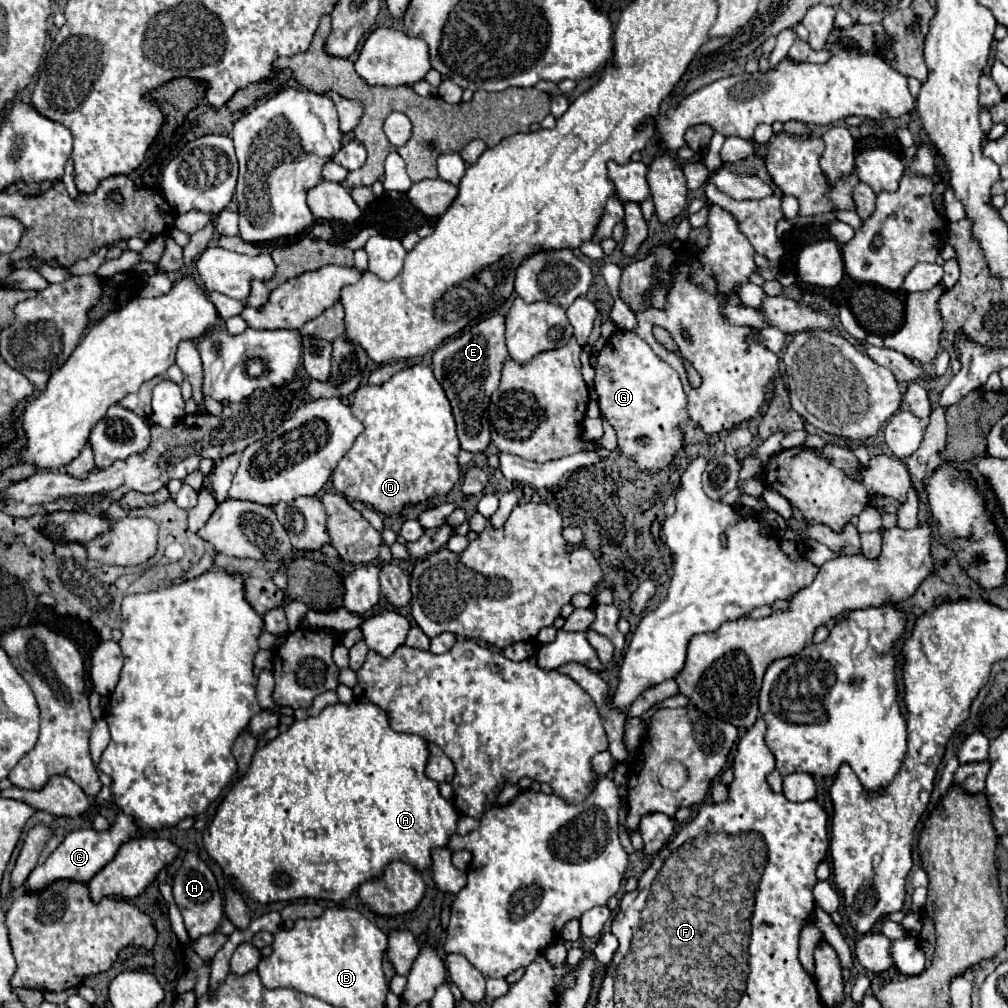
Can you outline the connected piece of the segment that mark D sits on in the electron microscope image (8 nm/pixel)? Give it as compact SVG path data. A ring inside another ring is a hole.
M412 365L382 385L358 387L352 413L366 429L332 475L334 491L348 501L360 501L388 517L400 517L408 505L448 495L460 483L460 443L452 407L430 367Z

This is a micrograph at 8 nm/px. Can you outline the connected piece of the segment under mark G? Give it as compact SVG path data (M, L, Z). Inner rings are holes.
M618 329L608 339L606 347L598 355L598 363L596 363L596 385L594 385L594 389L598 393L600 415L616 431L620 455L624 459L636 463L636 467L642 473L658 473L658 471L666 469L672 463L672 459L676 457L676 453L684 445L682 427L690 419L688 417L688 397L686 397L686 393L682 389L682 383L678 379L678 373L668 363L660 361L660 357L656 357L656 353L652 351L652 347L644 339L640 339L636 333Z

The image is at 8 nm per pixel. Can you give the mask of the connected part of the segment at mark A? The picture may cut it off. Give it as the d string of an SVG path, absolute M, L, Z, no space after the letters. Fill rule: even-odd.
M336 703L328 705L320 715L308 717L302 721L296 721L288 731L280 733L274 741L270 741L266 747L258 749L252 757L252 763L248 767L248 773L240 777L226 797L222 799L216 817L212 819L210 827L204 831L204 847L208 855L220 865L222 873L232 877L238 885L240 891L246 893L252 901L258 901L262 905L270 901L292 901L300 897L312 897L312 899L328 899L328 901L342 901L346 899L362 881L368 881L374 875L382 875L384 865L400 859L410 863L414 869L422 871L430 865L430 851L434 847L446 847L450 835L456 831L456 821L458 815L454 807L440 797L438 793L438 783L428 779L424 775L428 759L428 749L426 741L418 739L418 735L408 735L408 733L396 733L388 725L386 713L374 705L374 703Z

